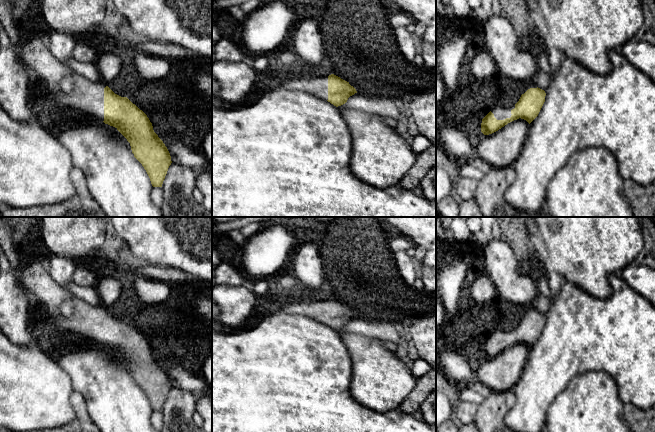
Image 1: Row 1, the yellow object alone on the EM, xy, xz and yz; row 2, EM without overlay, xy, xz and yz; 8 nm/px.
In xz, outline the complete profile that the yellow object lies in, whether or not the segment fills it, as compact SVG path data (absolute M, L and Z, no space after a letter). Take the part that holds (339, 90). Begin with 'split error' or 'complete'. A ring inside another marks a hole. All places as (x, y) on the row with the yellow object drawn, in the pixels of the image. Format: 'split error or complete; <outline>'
split error; M334 74L313 78L290 77L282 83L281 87L308 92L336 107L345 104L350 96L357 93L349 82Z

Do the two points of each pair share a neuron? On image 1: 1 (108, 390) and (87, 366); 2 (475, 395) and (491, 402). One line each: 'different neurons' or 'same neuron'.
1: same neuron
2: different neurons

